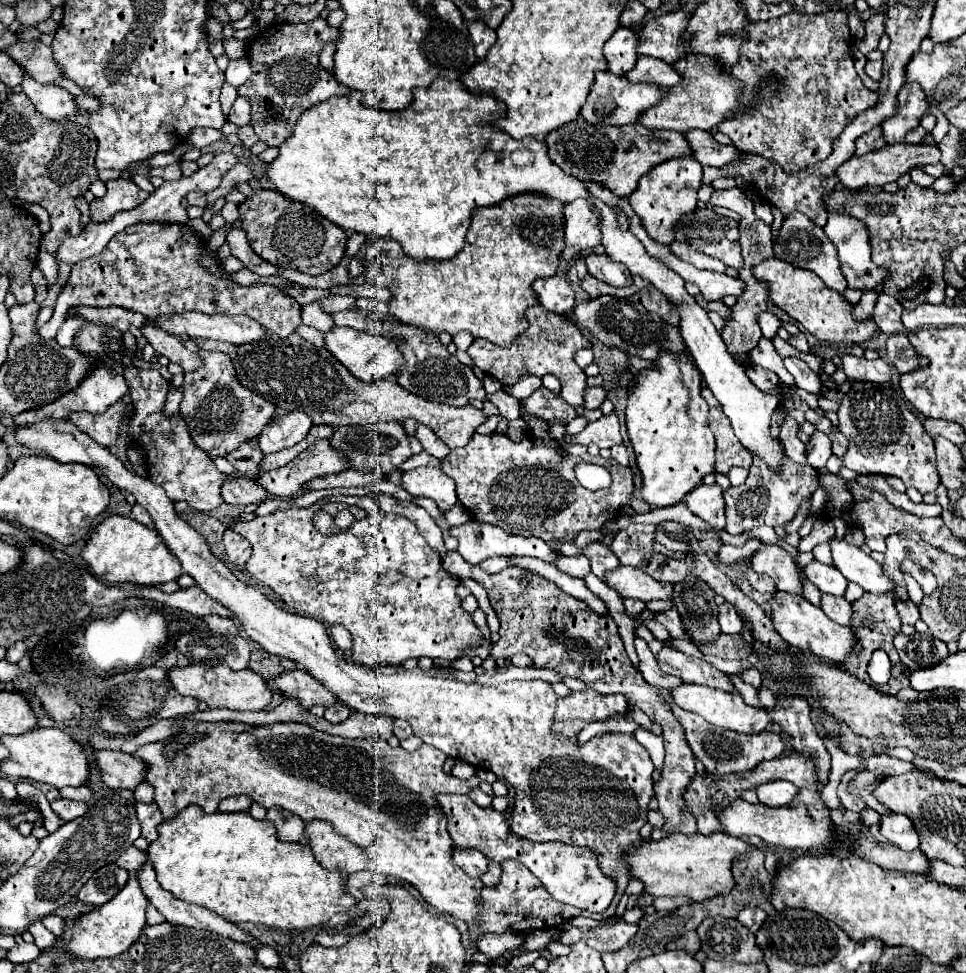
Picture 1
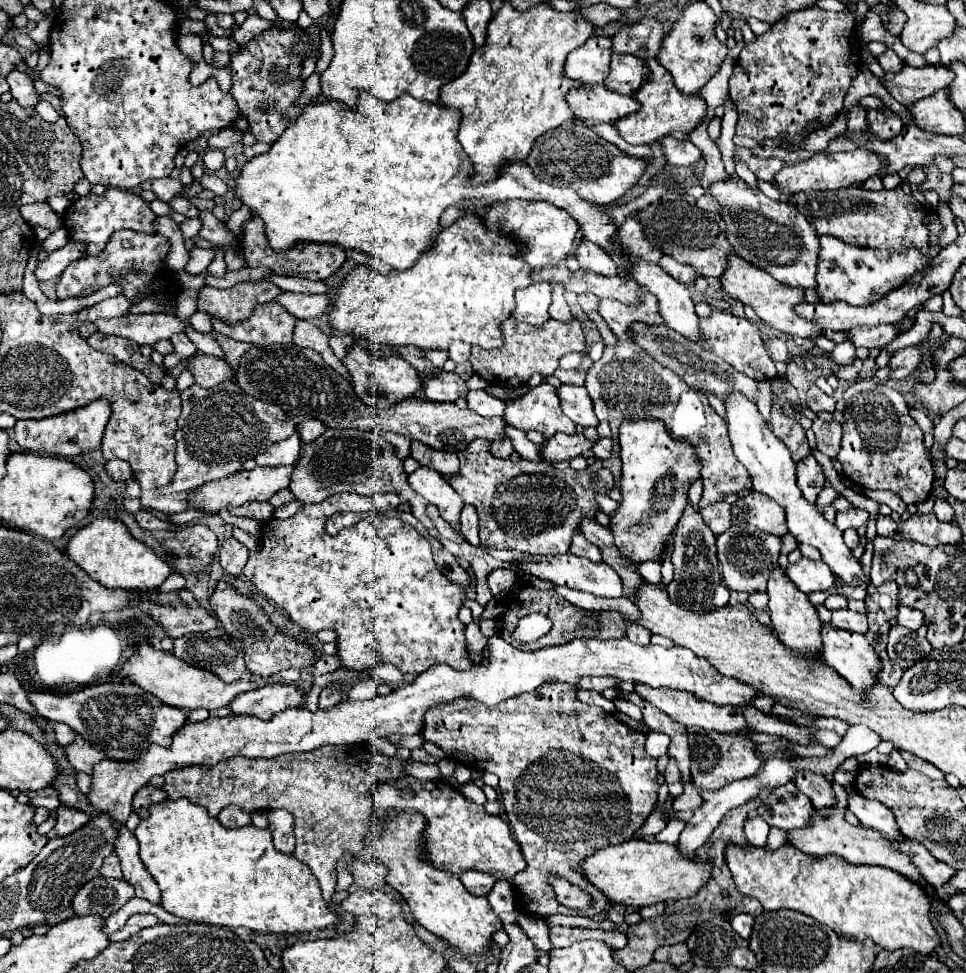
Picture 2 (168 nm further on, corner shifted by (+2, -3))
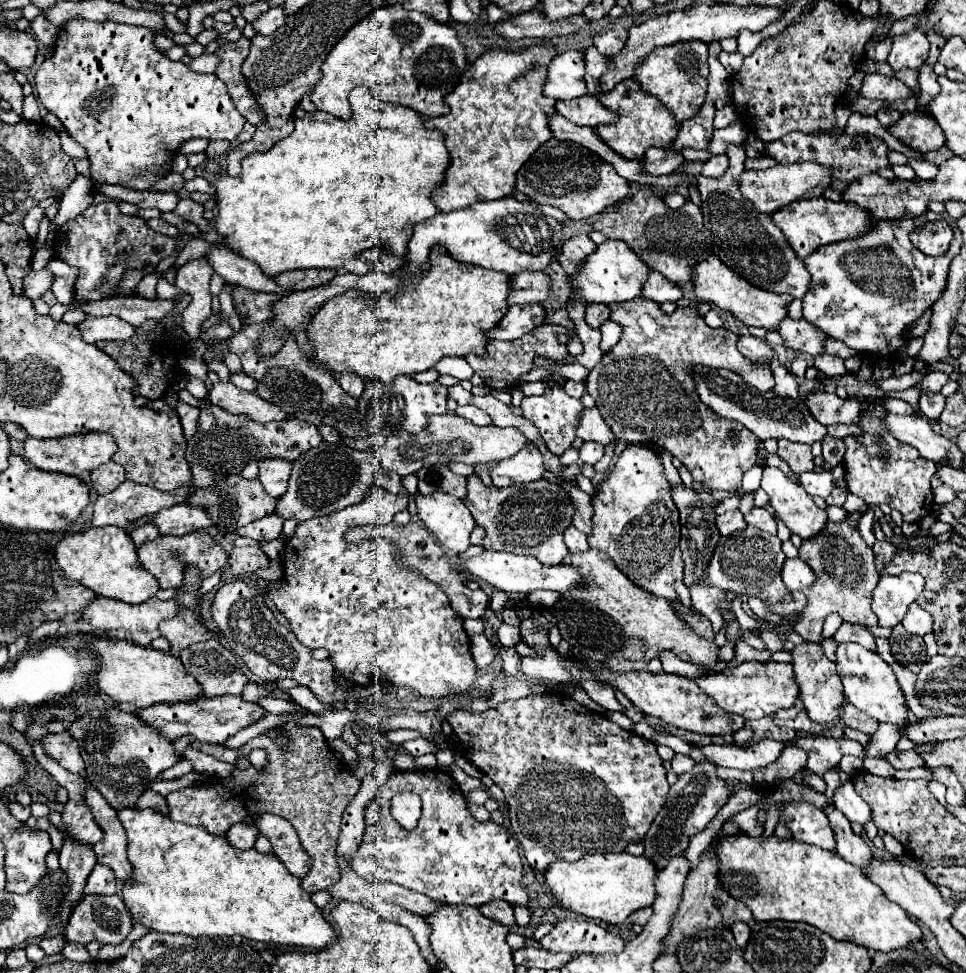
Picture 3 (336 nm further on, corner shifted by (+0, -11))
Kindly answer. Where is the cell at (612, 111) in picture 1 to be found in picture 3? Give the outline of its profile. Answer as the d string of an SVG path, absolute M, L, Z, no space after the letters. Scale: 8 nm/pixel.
M584 95L570 101L556 101L556 111L576 125L598 127L616 121L616 113L612 113L612 109L604 109L604 105L600 105L598 97L594 95Z

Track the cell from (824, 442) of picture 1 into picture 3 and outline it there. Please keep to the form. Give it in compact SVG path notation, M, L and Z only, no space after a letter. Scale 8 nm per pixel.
M828 471L804 473L800 475L800 483L812 497L822 497L822 499L826 499L834 489L834 479L832 479L832 473Z

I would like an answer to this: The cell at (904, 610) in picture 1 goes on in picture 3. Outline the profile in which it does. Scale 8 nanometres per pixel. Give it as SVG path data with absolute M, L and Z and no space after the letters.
M912 603L908 607L908 613L906 613L902 625L912 635L920 635L922 637L926 633L932 633L932 617L924 609L920 609L918 603Z

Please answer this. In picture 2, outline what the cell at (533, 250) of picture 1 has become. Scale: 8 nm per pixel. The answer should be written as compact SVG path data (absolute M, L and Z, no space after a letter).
M474 215L460 217L454 225L442 229L436 239L434 247L430 247L412 269L380 275L366 265L354 267L336 291L332 309L326 315L328 325L338 333L350 335L354 343L366 339L370 343L368 353L374 359L384 359L386 351L400 355L400 347L410 345L424 353L432 349L446 351L456 339L482 349L498 349L498 345L502 345L500 323L514 311L514 291L532 283L532 269L510 253L510 241L502 241L502 237L486 233L486 229L474 221Z

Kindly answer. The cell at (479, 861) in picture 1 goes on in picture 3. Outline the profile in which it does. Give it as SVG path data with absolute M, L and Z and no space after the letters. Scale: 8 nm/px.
M490 901L490 905L480 905L480 913L494 919L494 921L500 921L502 925L508 925L508 927L516 925L514 909L506 901Z

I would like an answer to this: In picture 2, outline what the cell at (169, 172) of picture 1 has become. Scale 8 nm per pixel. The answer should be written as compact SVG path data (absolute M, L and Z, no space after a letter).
M164 177L164 179L158 179L158 181L152 181L150 183L150 189L154 191L154 195L160 199L160 201L170 201L174 197L178 197L178 193L182 193L184 185L178 181L178 179L170 179L170 177Z

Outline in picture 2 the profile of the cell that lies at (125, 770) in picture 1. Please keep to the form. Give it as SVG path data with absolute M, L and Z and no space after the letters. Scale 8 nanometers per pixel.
M74 737L74 741L66 747L66 759L70 761L70 765L76 771L84 771L90 775L90 769L94 763L106 759L106 755L102 751L96 751L90 743L82 741L82 737Z

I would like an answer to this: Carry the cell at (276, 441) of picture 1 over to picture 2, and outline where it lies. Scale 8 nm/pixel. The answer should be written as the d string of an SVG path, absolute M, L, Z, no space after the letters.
M294 435L294 437L288 437L286 441L278 441L274 445L270 445L266 449L266 453L258 455L254 461L260 465L260 467L278 467L278 465L292 465L296 459L298 459L298 453L300 453L300 437Z

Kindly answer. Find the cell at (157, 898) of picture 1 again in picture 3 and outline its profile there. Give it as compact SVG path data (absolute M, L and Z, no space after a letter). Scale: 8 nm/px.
M94 787L84 789L84 801L92 807L94 819L98 821L98 825L104 831L104 839L94 845L96 859L100 863L112 867L112 871L118 877L118 883L124 885L124 881L128 881L128 877L132 877L132 863L128 861L128 853L126 853L128 839L126 839L124 827L120 825L116 811L108 805L108 801L104 801L104 797Z

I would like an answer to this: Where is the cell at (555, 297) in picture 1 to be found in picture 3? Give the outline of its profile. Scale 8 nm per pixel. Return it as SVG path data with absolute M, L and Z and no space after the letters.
M524 303L524 305L510 305L508 313L502 317L500 325L494 327L488 335L488 339L504 339L512 341L526 333L532 333L538 325L542 325L546 319L546 307L542 303Z

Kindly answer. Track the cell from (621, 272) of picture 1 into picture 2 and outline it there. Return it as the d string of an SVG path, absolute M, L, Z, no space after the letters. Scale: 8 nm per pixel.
M580 239L574 249L574 257L584 271L592 271L598 275L614 275L614 261L610 261L608 253L602 247L594 245L588 239Z

